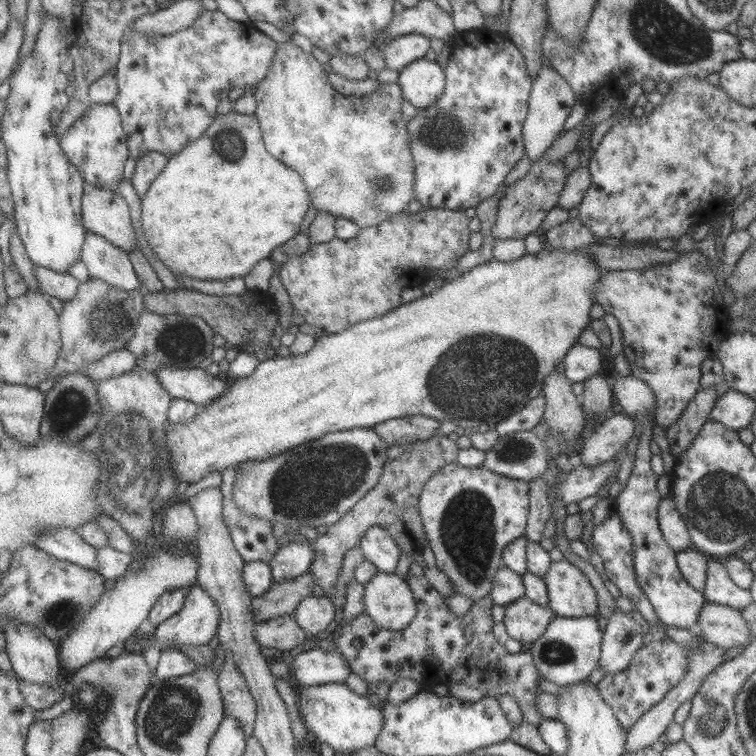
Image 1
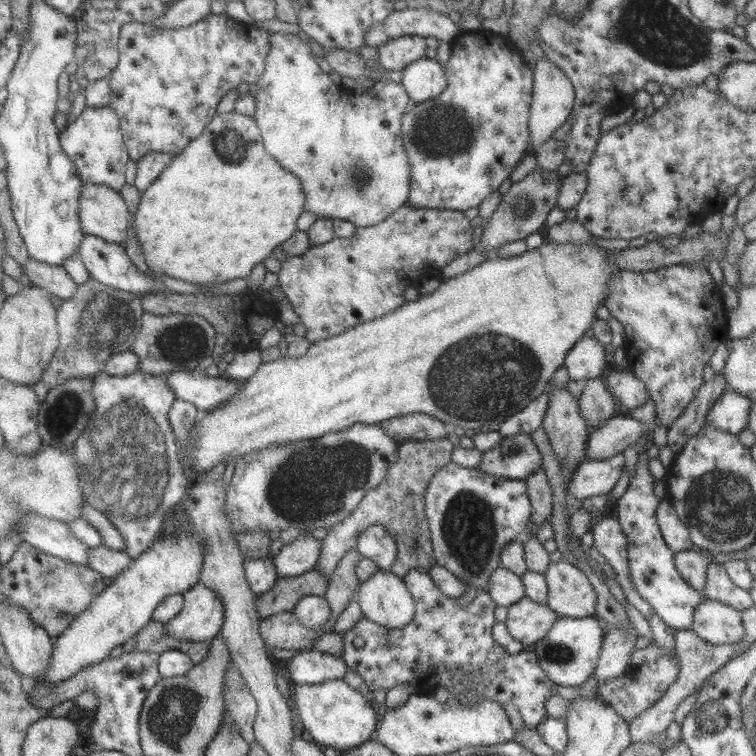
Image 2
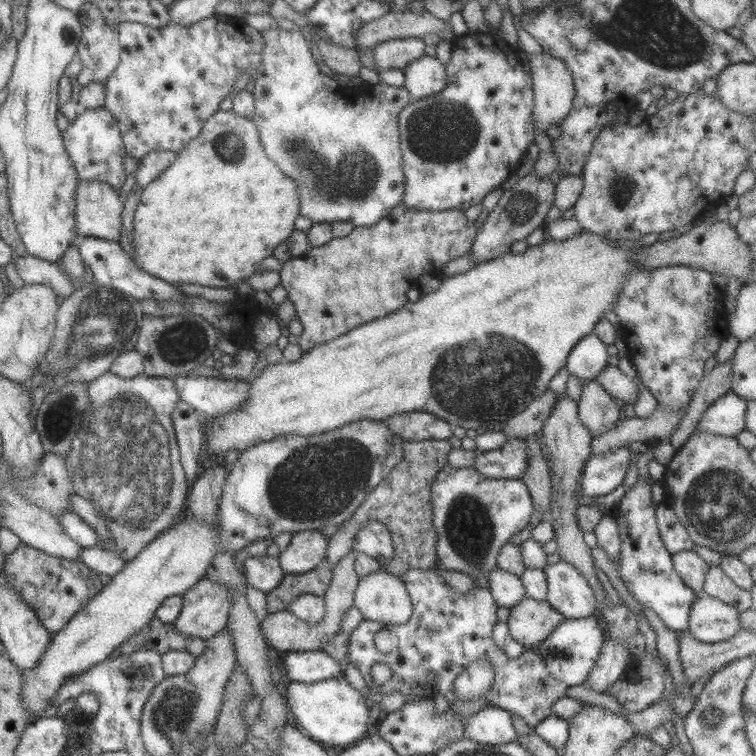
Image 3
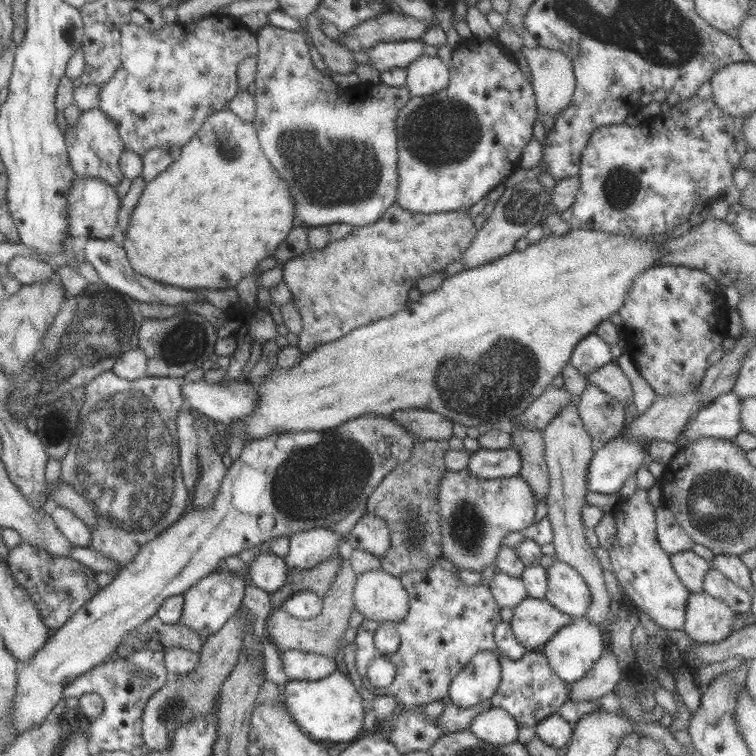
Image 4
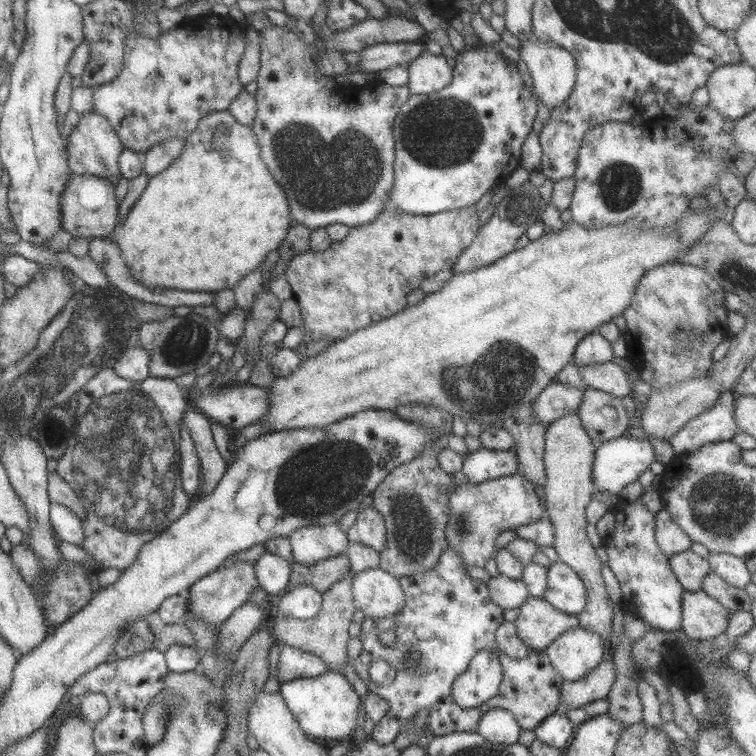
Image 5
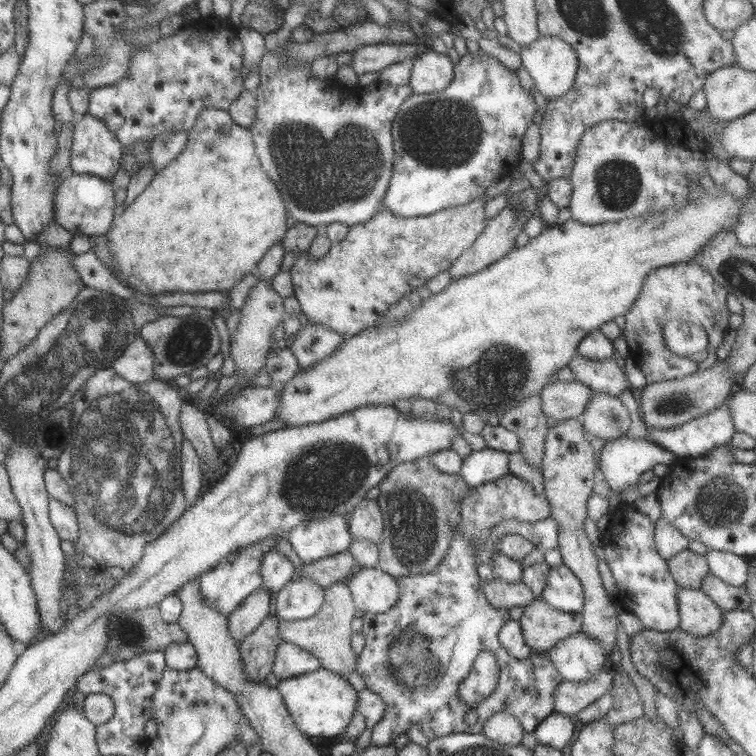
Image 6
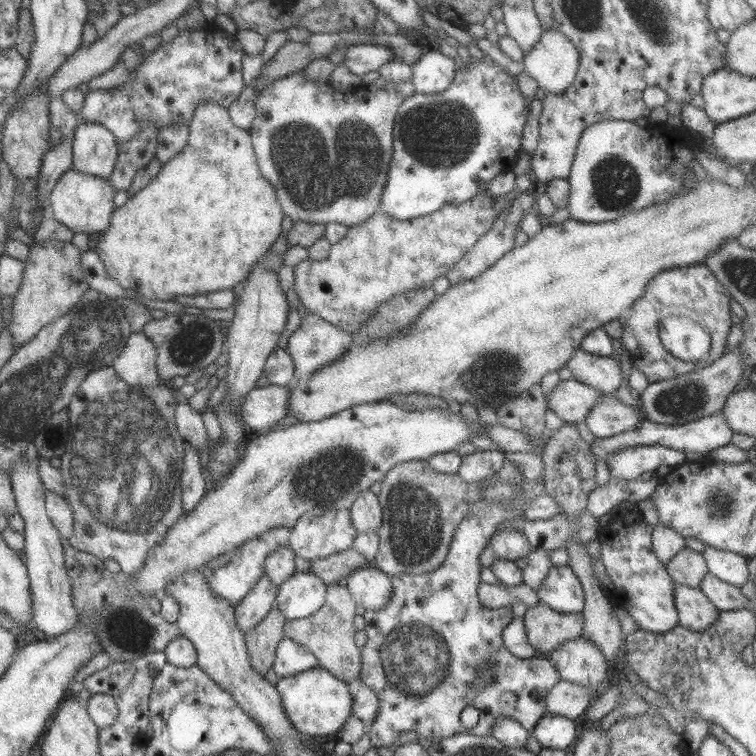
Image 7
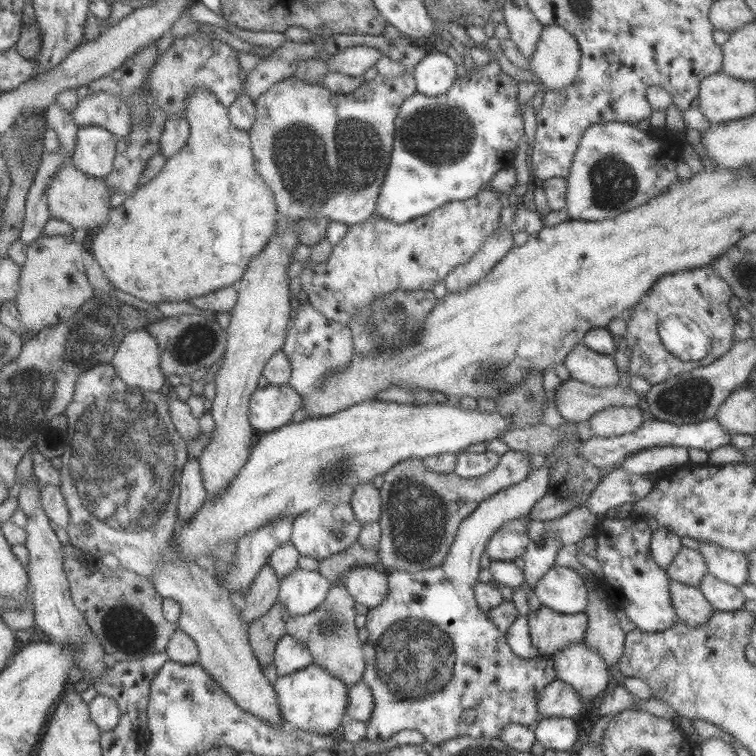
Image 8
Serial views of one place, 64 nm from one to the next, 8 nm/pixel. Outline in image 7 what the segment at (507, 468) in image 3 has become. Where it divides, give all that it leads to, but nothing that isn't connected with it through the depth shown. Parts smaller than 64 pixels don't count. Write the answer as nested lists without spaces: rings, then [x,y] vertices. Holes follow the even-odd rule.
[[[477,450],[470,455],[464,455],[457,472],[466,482],[478,482],[492,477],[502,469],[506,457],[502,450]]]

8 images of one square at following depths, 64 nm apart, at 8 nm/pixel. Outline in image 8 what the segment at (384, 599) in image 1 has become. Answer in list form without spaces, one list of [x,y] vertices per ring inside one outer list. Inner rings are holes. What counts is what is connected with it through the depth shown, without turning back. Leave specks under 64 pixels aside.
[[[357,566],[345,575],[352,599],[368,609],[378,608],[388,595],[388,576],[379,567]]]

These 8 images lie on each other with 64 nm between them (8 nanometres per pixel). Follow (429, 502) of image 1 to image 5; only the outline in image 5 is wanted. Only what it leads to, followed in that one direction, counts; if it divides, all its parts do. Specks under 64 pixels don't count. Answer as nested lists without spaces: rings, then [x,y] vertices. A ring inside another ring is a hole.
[[[520,472],[510,476],[501,476],[494,480],[486,480],[480,484],[472,484],[461,474],[460,484],[450,488],[450,520],[446,524],[448,548],[456,549],[462,555],[467,566],[484,568],[487,561],[493,558],[496,550],[496,538],[505,530],[536,522],[546,516],[546,507],[536,495],[532,481],[523,478]]]

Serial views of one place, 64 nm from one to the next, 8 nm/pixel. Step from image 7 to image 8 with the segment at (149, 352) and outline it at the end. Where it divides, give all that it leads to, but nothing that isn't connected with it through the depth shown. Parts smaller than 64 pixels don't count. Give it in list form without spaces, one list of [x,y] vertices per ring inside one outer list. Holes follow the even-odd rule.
[[[146,329],[127,332],[110,362],[129,387],[154,391],[168,388],[168,381],[160,369],[158,339]]]

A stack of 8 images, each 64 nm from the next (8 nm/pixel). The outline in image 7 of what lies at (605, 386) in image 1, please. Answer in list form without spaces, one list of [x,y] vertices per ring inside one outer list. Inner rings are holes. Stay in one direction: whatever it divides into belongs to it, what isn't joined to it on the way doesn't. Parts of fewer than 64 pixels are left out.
[[[607,395],[588,412],[585,423],[596,439],[605,439],[636,429],[643,412],[623,404],[614,395]]]

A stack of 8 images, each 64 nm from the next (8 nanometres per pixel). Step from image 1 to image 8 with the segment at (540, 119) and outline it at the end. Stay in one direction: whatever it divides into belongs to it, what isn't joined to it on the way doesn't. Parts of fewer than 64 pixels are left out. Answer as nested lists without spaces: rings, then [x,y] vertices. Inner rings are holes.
[[[558,24],[543,28],[536,50],[529,60],[529,70],[540,78],[546,90],[564,90],[574,83],[582,51],[576,37]]]

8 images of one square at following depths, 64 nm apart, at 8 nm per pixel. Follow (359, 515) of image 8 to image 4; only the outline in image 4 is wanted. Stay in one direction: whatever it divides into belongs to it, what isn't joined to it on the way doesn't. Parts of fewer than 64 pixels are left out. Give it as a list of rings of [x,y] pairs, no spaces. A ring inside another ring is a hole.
[[[365,513],[347,534],[347,542],[353,549],[362,549],[382,560],[390,550],[390,530],[386,521],[374,513]]]

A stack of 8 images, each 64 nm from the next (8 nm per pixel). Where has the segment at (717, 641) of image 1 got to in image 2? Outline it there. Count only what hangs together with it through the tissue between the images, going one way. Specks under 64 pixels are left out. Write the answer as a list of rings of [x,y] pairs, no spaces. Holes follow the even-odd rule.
[[[705,597],[694,612],[691,630],[702,641],[716,646],[735,644],[745,637],[741,612]]]

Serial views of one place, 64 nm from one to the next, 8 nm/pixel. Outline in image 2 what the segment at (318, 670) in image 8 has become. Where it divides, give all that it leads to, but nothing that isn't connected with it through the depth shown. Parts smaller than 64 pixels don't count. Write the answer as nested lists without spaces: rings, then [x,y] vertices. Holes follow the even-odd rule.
[[[344,679],[318,684],[293,684],[289,705],[294,711],[299,729],[306,730],[312,742],[323,747],[333,746],[338,753],[364,745],[375,737],[377,713],[366,697],[350,687]]]

